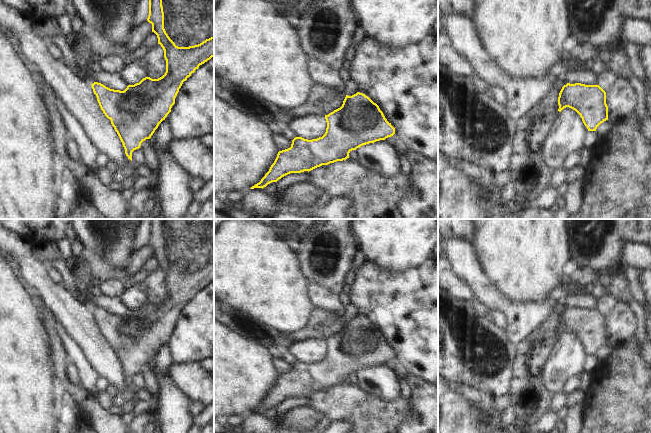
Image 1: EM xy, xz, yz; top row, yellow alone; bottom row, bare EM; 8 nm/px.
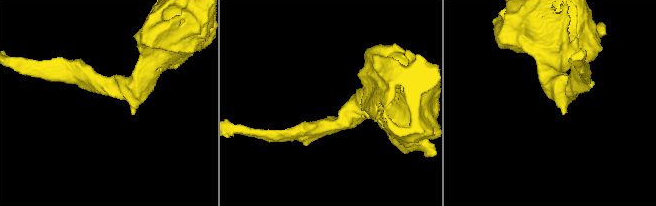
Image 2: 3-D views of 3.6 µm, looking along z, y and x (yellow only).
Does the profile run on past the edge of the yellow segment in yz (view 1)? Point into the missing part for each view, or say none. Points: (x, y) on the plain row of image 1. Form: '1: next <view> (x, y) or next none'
1: next none

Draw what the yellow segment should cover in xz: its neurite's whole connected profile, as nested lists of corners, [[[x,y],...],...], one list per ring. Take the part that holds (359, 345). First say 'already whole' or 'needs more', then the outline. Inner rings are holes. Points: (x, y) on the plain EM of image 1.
already whole; [[[357,316],[352,320],[346,319],[340,332],[325,339],[327,346],[326,356],[317,363],[304,363],[295,361],[291,371],[279,375],[274,387],[261,405],[250,413],[264,412],[272,406],[277,406],[290,397],[311,395],[322,389],[328,389],[349,382],[352,374],[376,365],[385,364],[395,358],[395,352],[387,345],[379,330],[368,320]]]

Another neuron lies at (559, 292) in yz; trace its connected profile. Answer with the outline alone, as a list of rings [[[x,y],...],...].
[[[558,285],[549,293],[549,298],[560,301],[561,299],[564,299],[568,295],[569,294],[568,294],[566,288],[563,287],[562,285]]]

